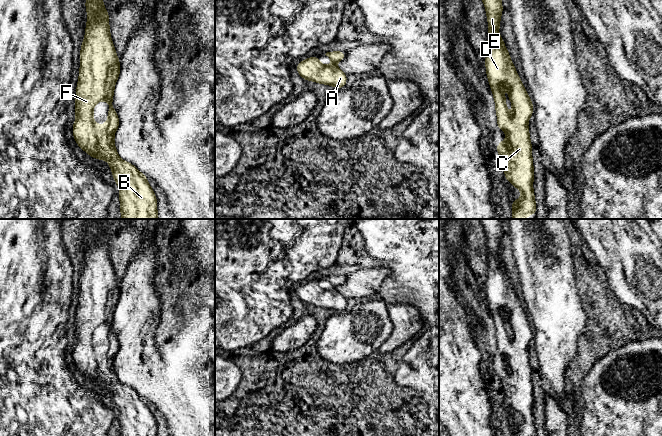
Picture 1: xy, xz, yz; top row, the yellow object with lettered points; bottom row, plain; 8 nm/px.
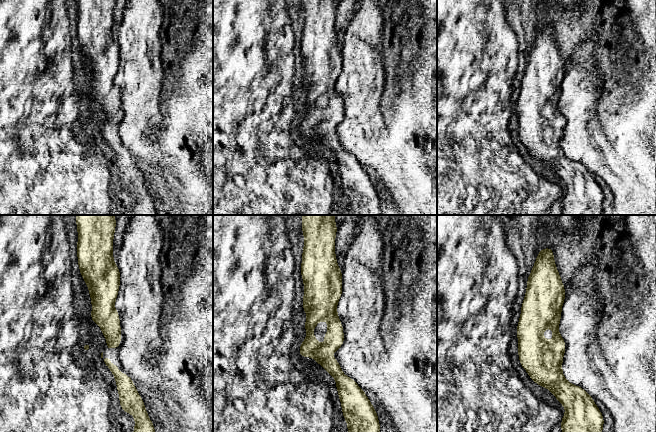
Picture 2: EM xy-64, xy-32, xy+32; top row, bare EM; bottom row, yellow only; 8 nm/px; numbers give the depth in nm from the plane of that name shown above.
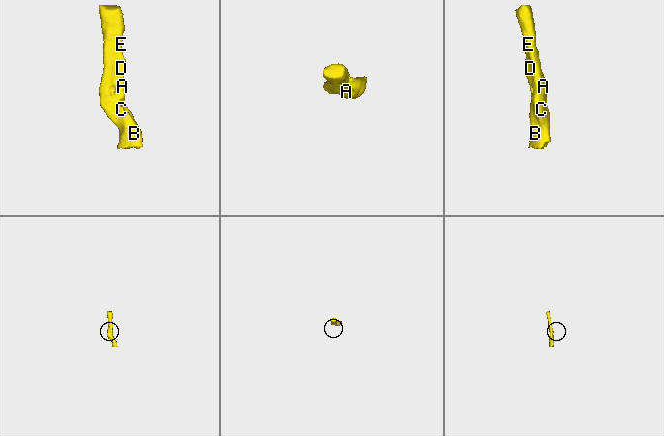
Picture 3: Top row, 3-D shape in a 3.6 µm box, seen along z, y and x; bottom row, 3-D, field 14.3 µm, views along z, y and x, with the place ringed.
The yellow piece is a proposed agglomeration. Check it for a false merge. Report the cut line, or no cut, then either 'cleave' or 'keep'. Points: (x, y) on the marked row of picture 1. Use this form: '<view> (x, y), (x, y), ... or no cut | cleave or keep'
no cut | keep

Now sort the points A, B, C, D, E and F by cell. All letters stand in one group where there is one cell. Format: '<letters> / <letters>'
A B C D E F

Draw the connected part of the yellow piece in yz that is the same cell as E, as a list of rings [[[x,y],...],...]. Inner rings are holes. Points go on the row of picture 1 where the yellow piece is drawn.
[[[482,1],[485,6],[488,20],[488,42],[485,59],[486,74],[495,100],[497,127],[506,133],[508,140],[506,142],[503,138],[502,141],[496,145],[496,150],[501,157],[506,180],[522,193],[522,197],[520,199],[511,202],[513,210],[512,219],[525,219],[527,215],[536,215],[537,210],[533,190],[534,168],[532,159],[532,144],[528,129],[528,120],[533,115],[533,103],[516,72],[515,66],[509,56],[502,37],[497,33],[500,29],[500,18],[503,12],[502,1]],[[503,87],[509,89],[509,96],[513,105],[513,113],[511,115],[506,109],[502,90]]]

